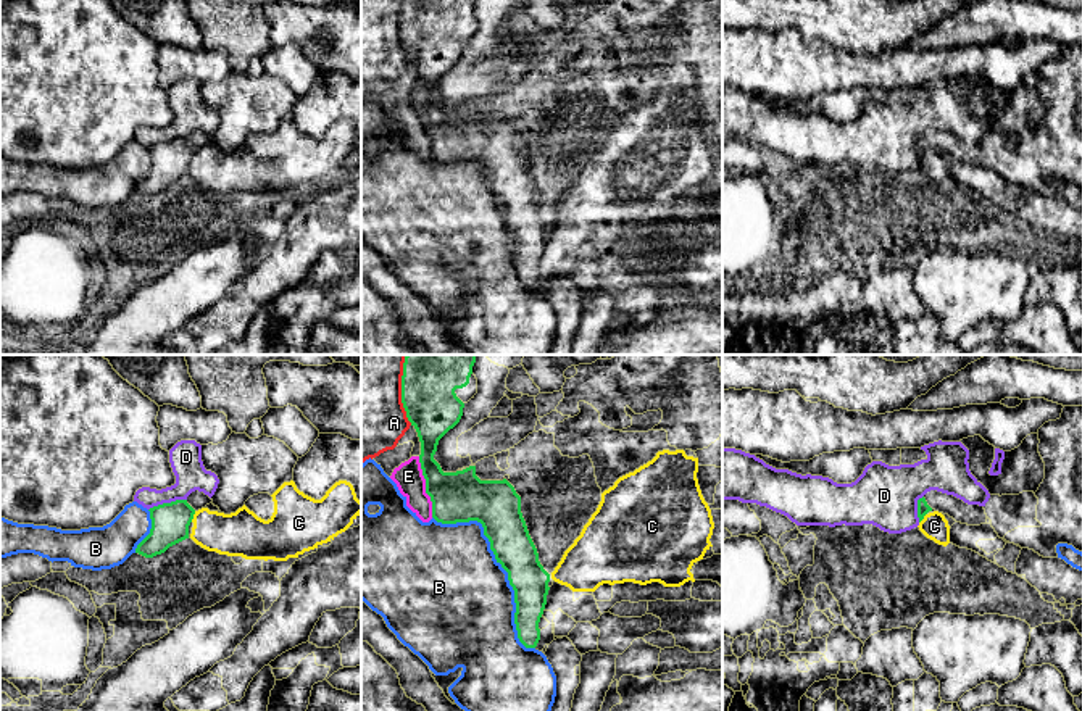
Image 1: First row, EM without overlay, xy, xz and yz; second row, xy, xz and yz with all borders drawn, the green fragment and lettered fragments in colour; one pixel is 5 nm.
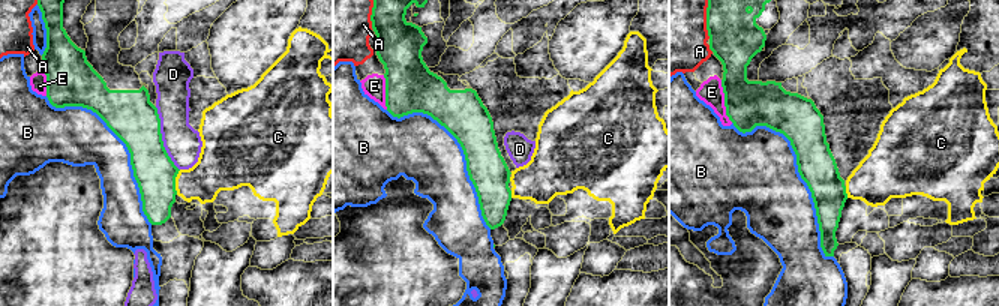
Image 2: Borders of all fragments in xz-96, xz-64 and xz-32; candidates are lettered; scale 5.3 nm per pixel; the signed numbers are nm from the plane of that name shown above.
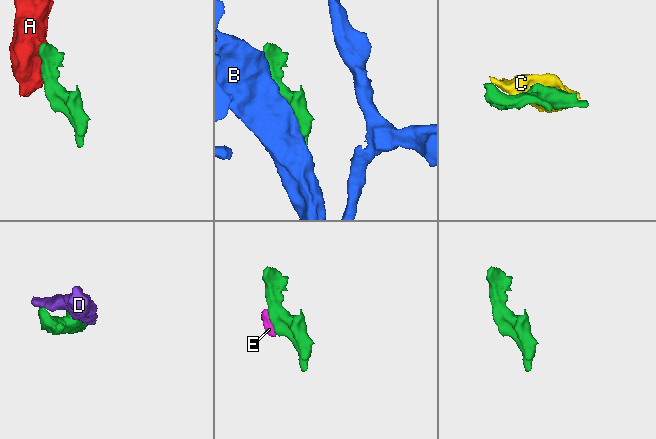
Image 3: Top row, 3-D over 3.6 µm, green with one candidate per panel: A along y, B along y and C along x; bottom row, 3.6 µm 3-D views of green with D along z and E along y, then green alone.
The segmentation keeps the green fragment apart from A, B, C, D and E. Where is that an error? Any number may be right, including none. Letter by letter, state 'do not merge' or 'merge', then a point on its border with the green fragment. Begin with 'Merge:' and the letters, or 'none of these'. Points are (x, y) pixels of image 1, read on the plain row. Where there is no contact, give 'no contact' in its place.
Merge: none of these
A: do not merge; contact xz (402, 33)
B: do not merge; contact xz (502, 205)
C: do not merge; contact xy (192, 155)
D: do not merge; contact xy (166, 142)
E: do not merge; contact xz (426, 126)

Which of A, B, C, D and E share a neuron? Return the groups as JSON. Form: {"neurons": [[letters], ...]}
{"neurons": [["A", "E"], ["B"], ["C"], ["D"]]}

